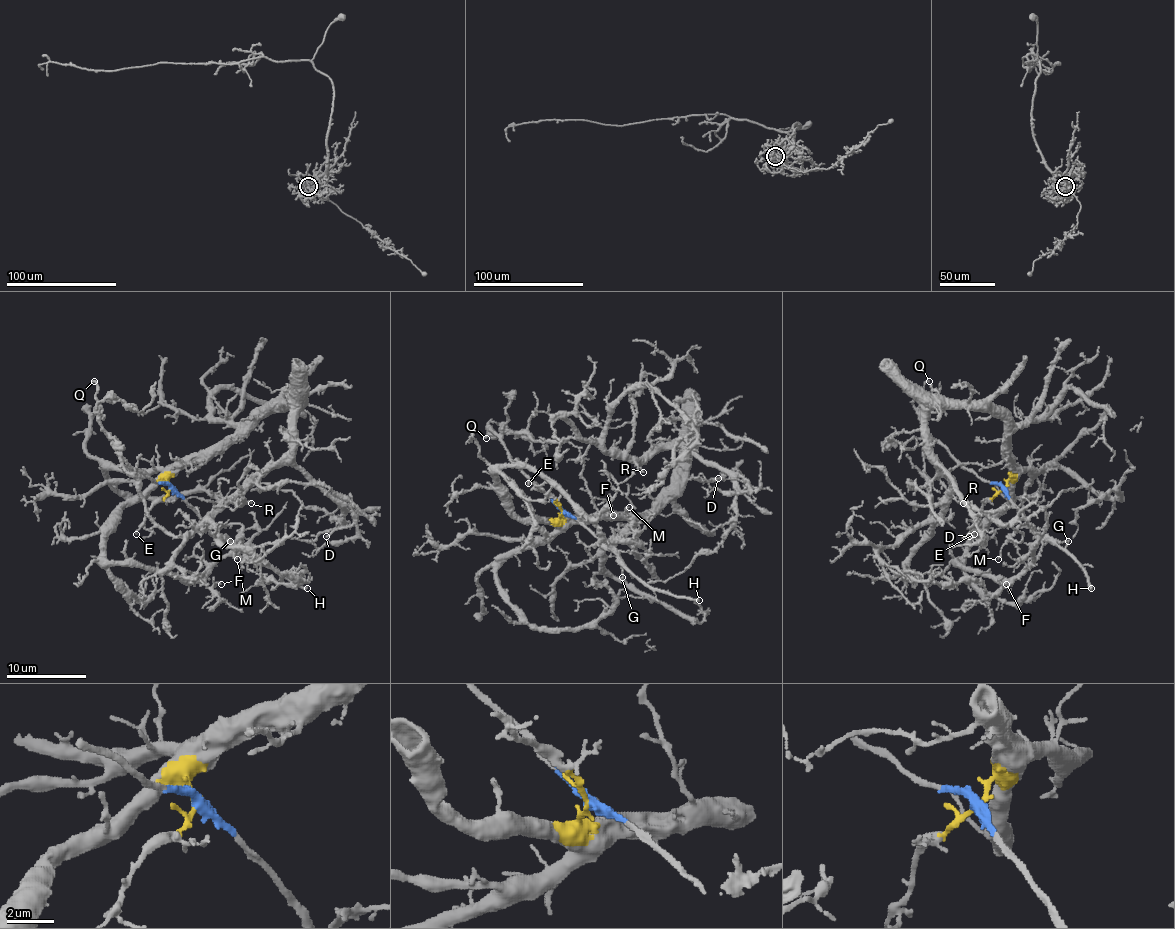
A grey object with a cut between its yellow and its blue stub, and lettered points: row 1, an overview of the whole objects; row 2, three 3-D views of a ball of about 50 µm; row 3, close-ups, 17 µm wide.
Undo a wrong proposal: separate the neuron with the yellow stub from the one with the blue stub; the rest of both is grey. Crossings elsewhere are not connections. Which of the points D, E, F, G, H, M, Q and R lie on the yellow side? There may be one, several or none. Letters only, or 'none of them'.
D, E, F, R

